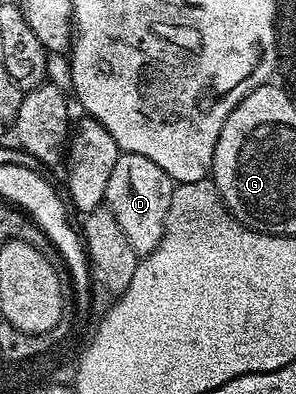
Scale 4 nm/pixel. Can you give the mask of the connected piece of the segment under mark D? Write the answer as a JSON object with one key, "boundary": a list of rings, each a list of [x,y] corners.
{"boundary":[[[127,151],[120,153],[109,175],[104,203],[113,212],[113,216],[117,217],[117,222],[136,255],[151,254],[160,242],[175,187],[169,174],[153,160]]]}

